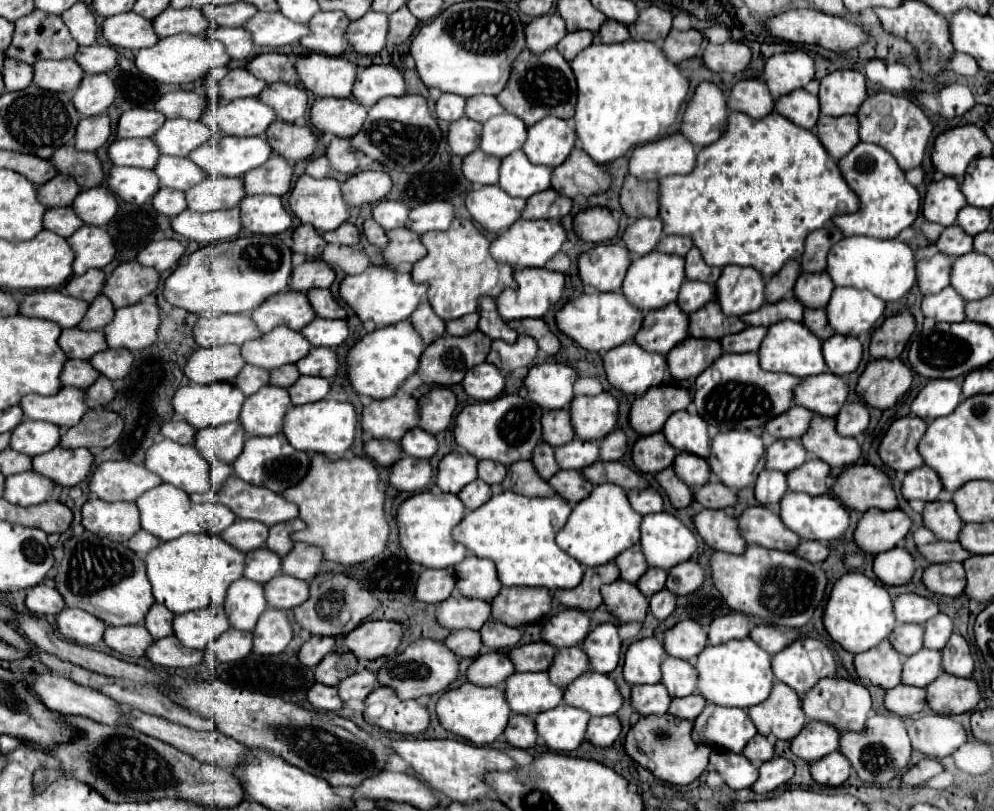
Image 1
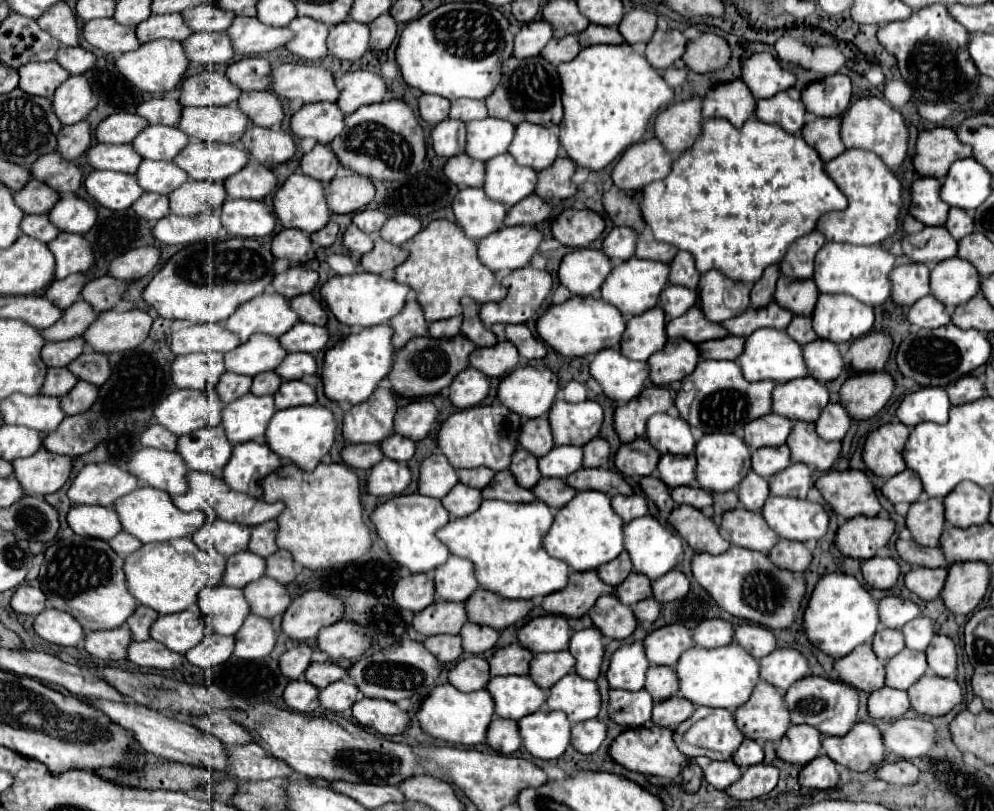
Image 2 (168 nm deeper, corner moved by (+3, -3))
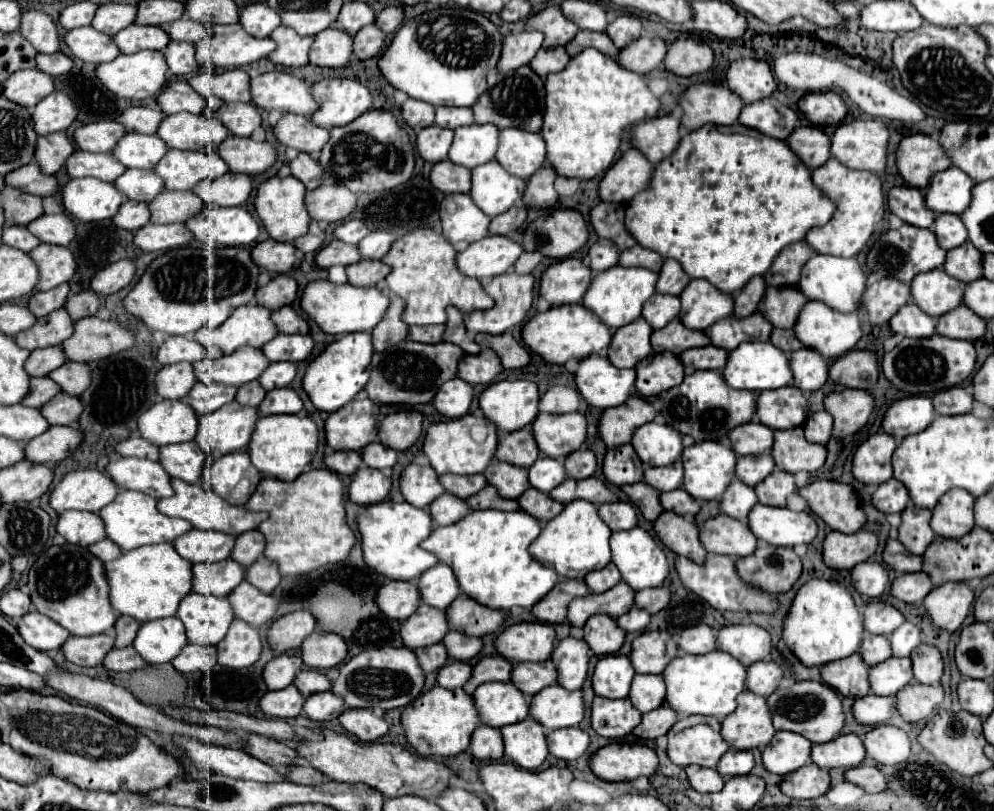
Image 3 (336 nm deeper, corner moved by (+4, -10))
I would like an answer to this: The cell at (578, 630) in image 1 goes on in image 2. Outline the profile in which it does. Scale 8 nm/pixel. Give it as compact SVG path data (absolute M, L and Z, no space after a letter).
M537 616L529 620L523 628L519 628L517 640L533 654L545 650L567 650L569 624L561 616Z

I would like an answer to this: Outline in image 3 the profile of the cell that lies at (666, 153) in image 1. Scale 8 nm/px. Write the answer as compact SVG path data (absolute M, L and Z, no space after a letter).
M628 149L600 181L600 199L628 203L650 185L652 173L654 165L638 149Z

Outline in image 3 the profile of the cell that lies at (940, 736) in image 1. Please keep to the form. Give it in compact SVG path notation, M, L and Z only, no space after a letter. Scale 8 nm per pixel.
M892 725L874 727L864 737L864 747L868 757L882 765L898 765L912 755L912 743L908 735Z

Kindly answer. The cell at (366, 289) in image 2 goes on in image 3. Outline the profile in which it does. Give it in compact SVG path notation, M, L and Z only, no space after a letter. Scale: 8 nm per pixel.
M312 281L304 289L302 309L330 335L346 335L356 331L372 331L384 319L390 299L376 287L354 287L350 283L336 285L332 281Z

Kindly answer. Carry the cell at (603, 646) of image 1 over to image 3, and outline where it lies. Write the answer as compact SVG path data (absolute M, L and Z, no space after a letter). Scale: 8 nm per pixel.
M566 637L562 639L550 657L558 667L558 683L566 689L582 689L588 677L590 647L582 639Z

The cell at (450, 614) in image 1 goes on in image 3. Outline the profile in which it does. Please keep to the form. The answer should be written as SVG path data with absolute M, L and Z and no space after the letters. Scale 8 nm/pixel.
M422 605L412 617L408 617L402 623L400 629L404 647L408 649L430 647L434 643L440 643L446 633L448 633L446 613L440 613L440 609L432 609L428 605Z

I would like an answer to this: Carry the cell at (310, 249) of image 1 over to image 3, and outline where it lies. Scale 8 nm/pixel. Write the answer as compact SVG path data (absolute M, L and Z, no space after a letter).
M268 239L252 249L252 259L270 273L290 273L296 265L296 247Z

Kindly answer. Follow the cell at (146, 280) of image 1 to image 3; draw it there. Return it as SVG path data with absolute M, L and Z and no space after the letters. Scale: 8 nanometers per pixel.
M88 289L88 291L82 291L82 293L70 295L64 307L72 315L72 319L78 321L78 319L84 319L84 317L98 313L98 309L102 307L102 295L92 293L92 289Z

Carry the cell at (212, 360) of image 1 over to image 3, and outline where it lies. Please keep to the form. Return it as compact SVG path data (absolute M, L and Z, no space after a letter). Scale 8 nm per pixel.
M174 363L162 367L156 375L156 391L164 399L184 399L196 383L192 363Z

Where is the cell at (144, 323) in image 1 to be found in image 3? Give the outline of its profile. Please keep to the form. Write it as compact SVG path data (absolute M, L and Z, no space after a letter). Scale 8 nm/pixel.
M84 317L76 321L74 335L60 347L70 361L92 363L106 359L136 343L134 333L118 321L102 321L98 317Z

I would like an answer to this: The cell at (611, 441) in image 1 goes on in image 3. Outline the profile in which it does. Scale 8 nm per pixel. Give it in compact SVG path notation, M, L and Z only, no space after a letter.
M578 449L566 457L566 473L572 479L592 477L596 471L596 455L590 449Z

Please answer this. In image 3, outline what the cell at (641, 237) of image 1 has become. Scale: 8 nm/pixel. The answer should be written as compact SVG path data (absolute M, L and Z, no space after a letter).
M598 239L590 247L588 255L590 255L590 267L594 269L594 273L610 269L612 265L618 265L618 261L620 261L620 251L616 249L616 245L612 245L612 241L604 241L604 239Z

